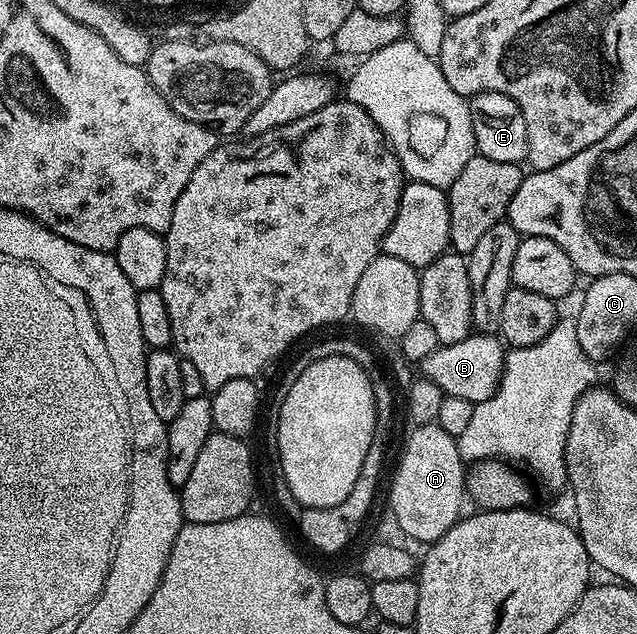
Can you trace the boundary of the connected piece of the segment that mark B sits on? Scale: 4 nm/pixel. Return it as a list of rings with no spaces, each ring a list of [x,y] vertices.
[[[473,334],[462,338],[462,342],[441,344],[430,354],[430,358],[419,361],[419,375],[423,379],[434,382],[444,391],[445,396],[466,398],[473,406],[486,402],[500,385],[504,369],[504,353],[506,345],[496,334]]]

